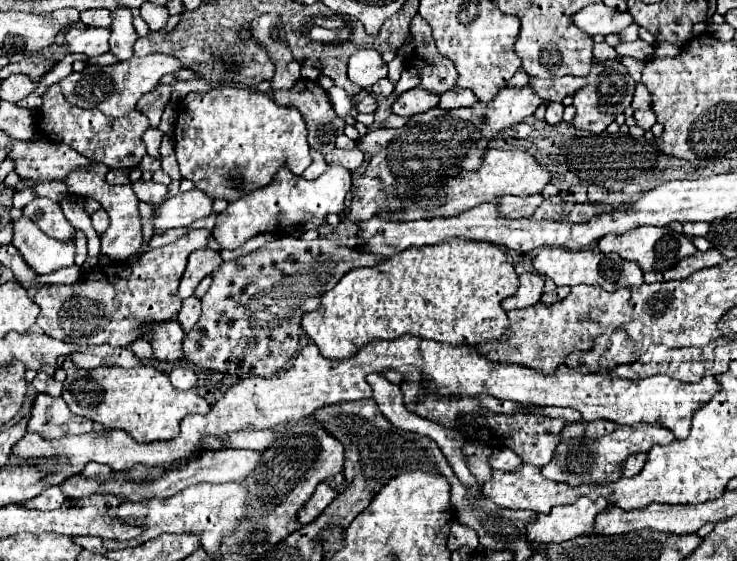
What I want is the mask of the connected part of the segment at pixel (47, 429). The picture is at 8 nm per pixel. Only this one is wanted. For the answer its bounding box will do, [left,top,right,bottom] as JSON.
[27,393,93,439]

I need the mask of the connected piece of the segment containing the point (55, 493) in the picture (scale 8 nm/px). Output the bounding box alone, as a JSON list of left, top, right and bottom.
[25,487,65,511]

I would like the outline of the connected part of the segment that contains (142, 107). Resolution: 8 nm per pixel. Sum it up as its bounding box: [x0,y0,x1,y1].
[137,85,171,127]

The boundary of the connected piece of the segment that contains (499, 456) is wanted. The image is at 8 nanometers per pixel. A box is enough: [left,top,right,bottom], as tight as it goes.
[489,447,523,471]

